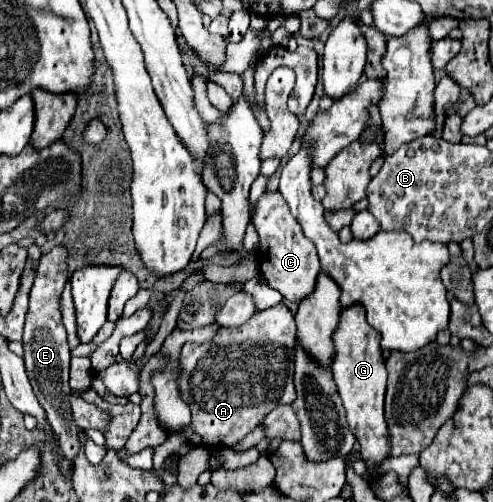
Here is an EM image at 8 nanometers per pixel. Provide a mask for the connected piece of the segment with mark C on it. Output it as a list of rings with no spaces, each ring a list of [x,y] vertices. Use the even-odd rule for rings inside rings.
[[[278,191],[264,193],[262,197],[270,197],[270,199],[260,203],[258,207],[254,205],[252,209],[252,223],[256,225],[256,231],[260,235],[260,245],[256,253],[260,271],[266,283],[272,289],[280,291],[286,301],[300,303],[314,291],[316,279],[320,275],[320,261],[318,261],[316,247],[312,245],[312,241],[308,241],[308,237],[304,237],[300,223],[292,217],[288,203]]]

